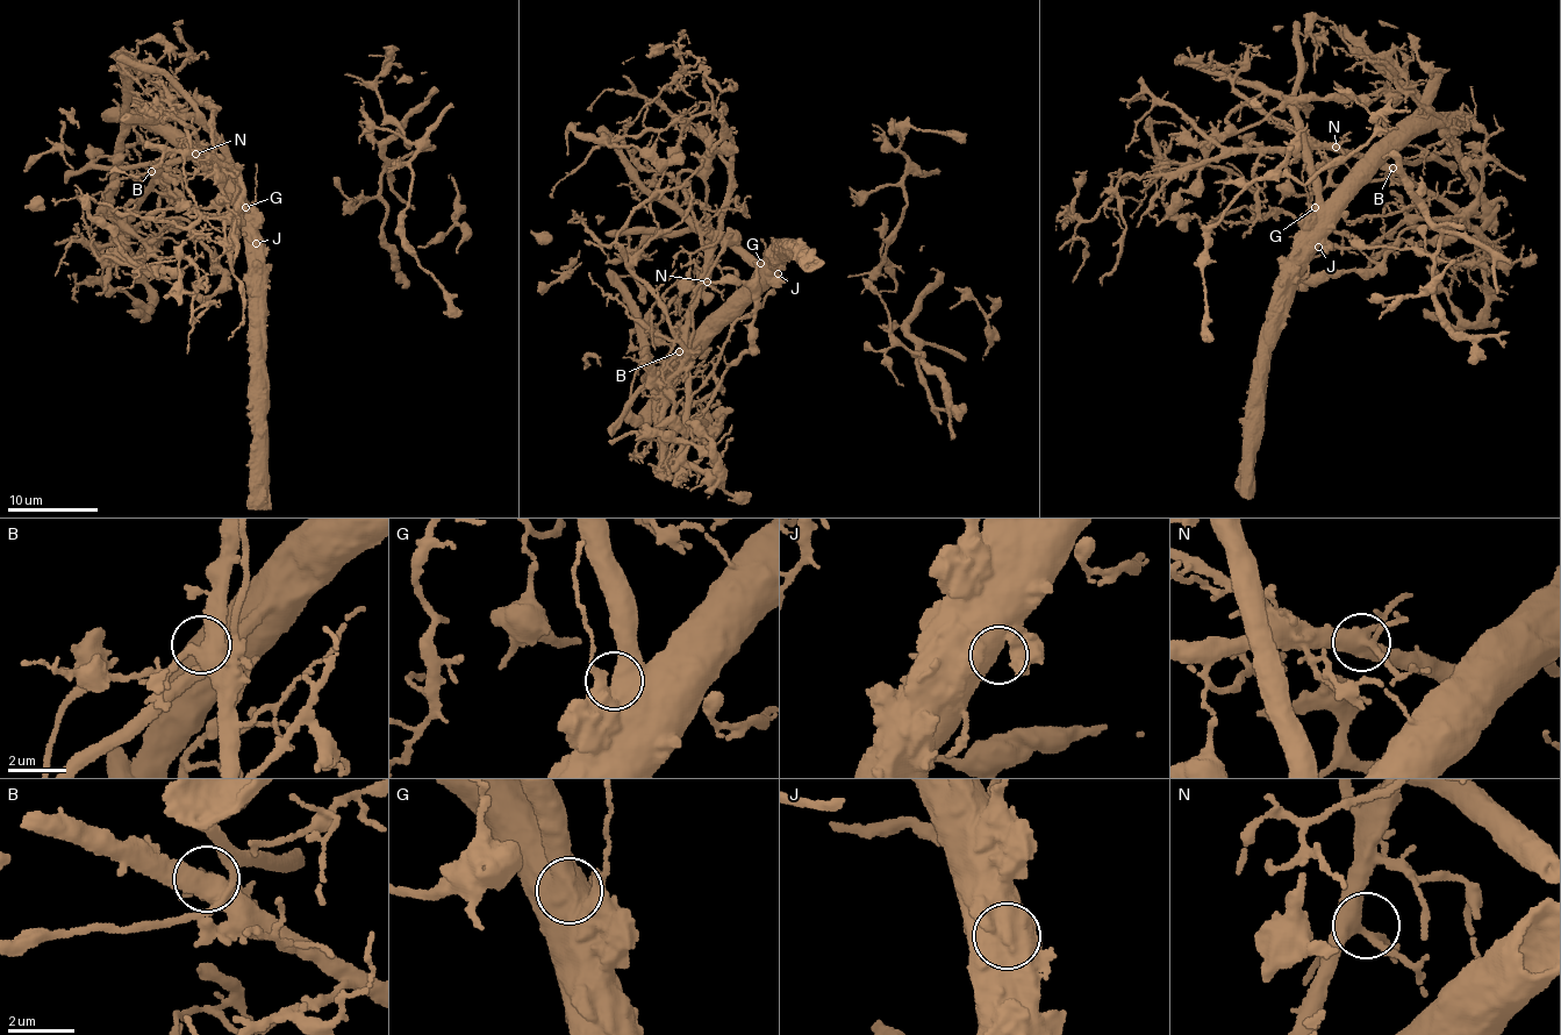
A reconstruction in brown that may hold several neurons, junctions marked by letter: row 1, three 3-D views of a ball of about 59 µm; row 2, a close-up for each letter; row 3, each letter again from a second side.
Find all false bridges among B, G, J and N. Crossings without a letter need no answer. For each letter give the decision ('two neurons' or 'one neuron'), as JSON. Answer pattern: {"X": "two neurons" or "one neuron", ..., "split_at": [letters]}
{"B": "one neuron", "G": "one neuron", "J": "one neuron", "N": "one neuron", "split_at": []}

